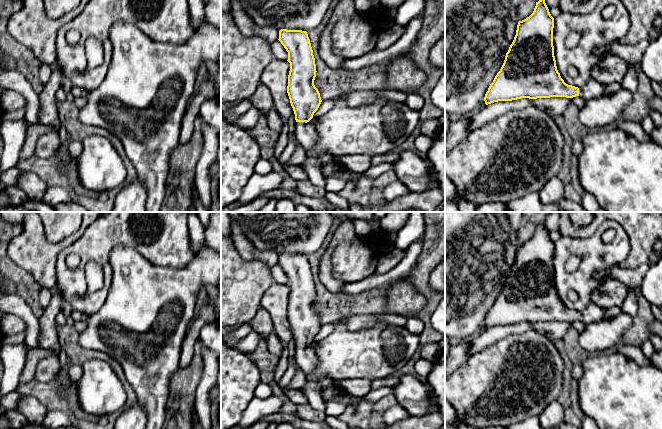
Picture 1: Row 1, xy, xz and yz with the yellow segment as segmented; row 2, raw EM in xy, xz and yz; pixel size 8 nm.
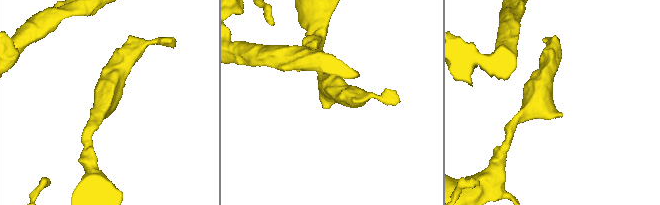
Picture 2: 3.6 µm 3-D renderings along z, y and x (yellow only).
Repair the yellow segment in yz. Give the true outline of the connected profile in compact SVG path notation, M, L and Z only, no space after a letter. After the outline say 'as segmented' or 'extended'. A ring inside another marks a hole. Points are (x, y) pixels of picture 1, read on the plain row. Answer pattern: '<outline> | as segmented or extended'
M542 222L533 237L518 246L504 287L485 318L486 329L521 322L580 320L587 325L603 318L607 310L593 302L581 312L564 306L556 290L553 252L554 242Z | extended

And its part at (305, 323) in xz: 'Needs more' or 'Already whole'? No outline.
Needs more

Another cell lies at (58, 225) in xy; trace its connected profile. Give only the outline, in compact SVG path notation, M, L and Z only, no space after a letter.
M37 212L50 242L57 243L74 234L83 220L82 212Z

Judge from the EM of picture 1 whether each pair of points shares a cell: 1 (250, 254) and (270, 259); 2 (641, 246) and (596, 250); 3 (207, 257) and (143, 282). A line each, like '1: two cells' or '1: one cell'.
1: one cell
2: two cells
3: one cell

